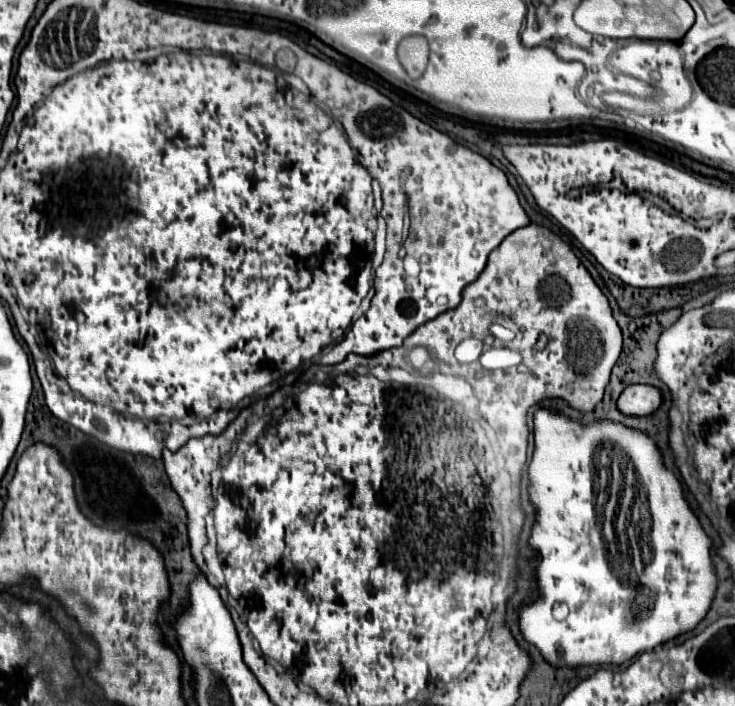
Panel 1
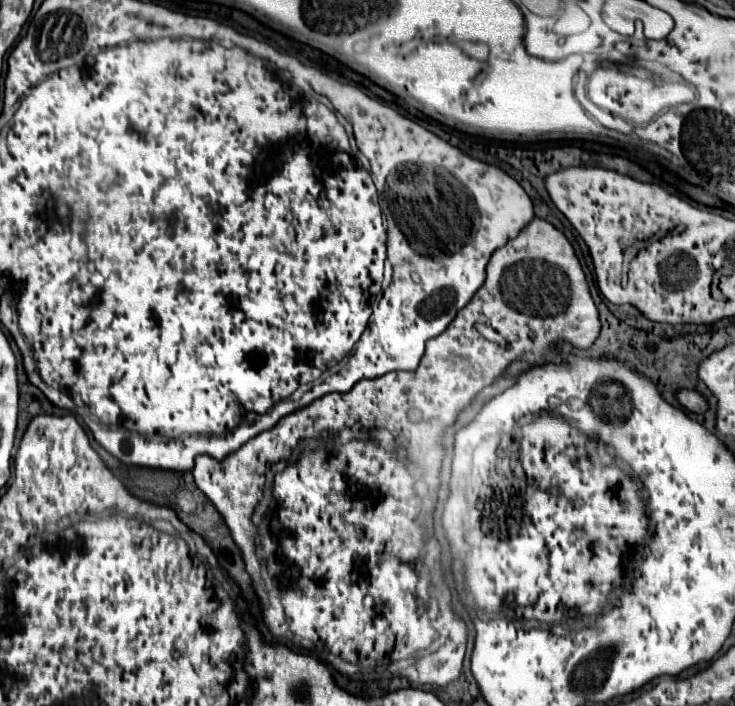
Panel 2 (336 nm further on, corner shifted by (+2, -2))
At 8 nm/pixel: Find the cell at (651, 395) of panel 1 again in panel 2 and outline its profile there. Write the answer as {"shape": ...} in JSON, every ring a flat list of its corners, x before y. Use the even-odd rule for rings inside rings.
{"shape":[[677,389,675,399,679,405,683,405,687,411,691,413,703,413,707,409,707,401,697,393,697,391,689,391,689,389]]}

